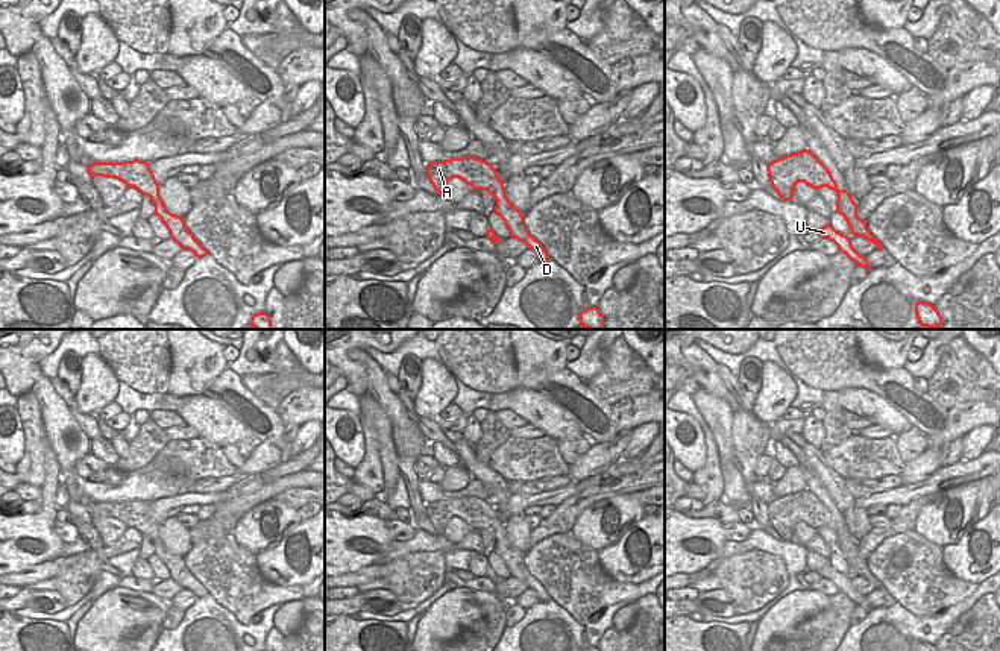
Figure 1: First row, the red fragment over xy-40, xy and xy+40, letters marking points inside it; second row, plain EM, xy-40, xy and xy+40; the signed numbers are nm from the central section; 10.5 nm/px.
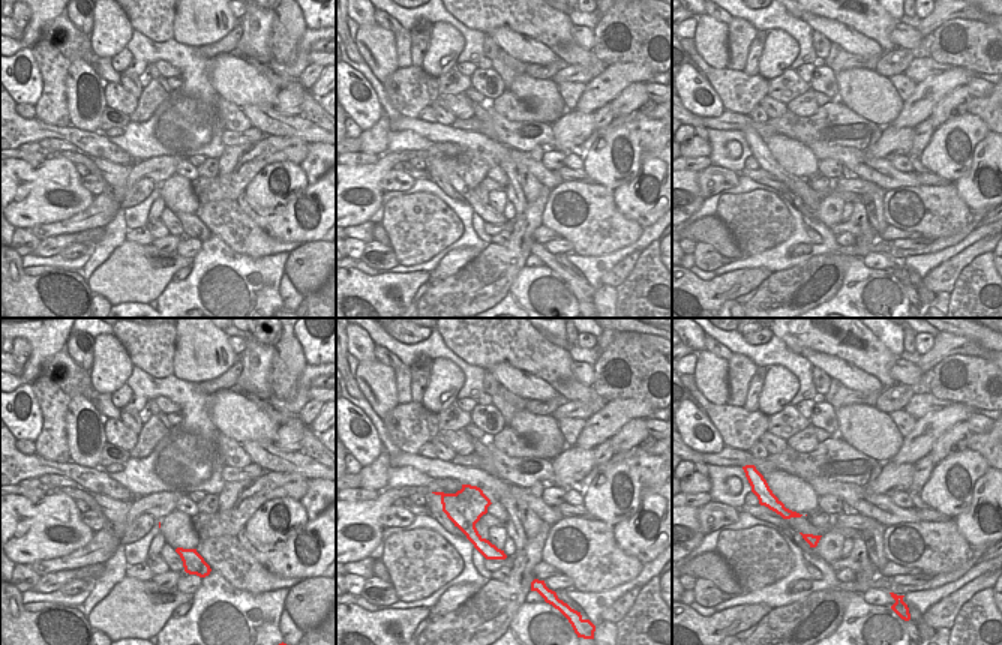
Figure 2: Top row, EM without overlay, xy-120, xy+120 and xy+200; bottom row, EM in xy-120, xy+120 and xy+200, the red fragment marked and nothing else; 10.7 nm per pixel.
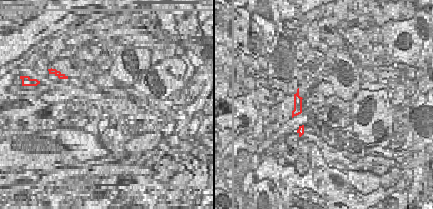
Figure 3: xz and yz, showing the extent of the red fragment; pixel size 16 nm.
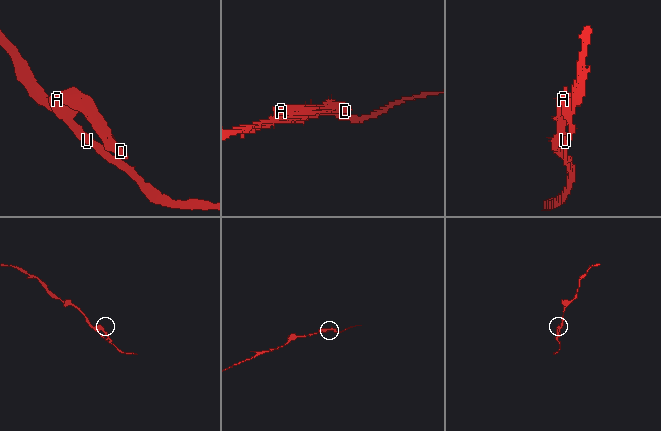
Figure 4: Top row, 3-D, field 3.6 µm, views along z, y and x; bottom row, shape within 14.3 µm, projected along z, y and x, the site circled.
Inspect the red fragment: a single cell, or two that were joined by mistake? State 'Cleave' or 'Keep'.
Keep

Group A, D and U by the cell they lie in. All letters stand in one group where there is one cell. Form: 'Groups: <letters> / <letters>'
Groups: A D U

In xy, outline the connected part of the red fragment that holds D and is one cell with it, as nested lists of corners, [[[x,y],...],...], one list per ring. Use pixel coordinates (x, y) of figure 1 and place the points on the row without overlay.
[[[475,496],[451,498],[426,504],[426,514],[437,534],[443,534],[446,524],[458,517],[473,530],[487,530],[496,540],[495,552],[504,560],[510,575],[525,583],[534,590],[540,601],[548,601],[549,595],[539,580],[536,580],[525,561],[524,554],[508,540],[504,522],[496,507]]]

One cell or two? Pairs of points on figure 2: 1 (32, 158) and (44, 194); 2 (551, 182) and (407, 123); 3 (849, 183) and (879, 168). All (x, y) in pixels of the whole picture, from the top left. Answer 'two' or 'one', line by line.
1: two
2: one
3: two

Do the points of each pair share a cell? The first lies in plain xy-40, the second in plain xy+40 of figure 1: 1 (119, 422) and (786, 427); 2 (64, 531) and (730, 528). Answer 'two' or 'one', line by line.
1: one
2: one

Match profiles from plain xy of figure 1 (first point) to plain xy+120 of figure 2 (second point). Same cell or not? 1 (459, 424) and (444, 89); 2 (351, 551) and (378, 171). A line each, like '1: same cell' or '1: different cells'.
1: same cell
2: same cell

